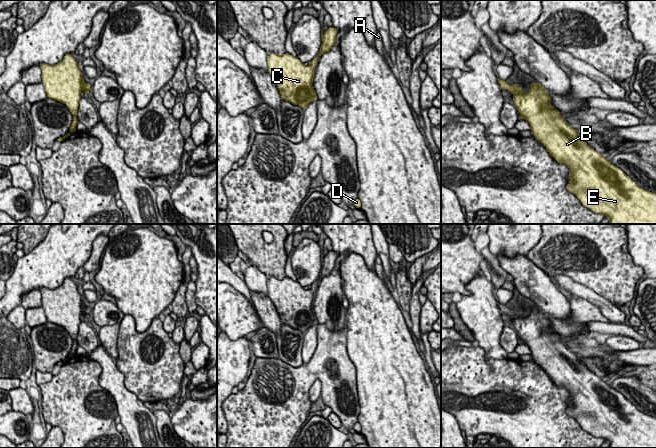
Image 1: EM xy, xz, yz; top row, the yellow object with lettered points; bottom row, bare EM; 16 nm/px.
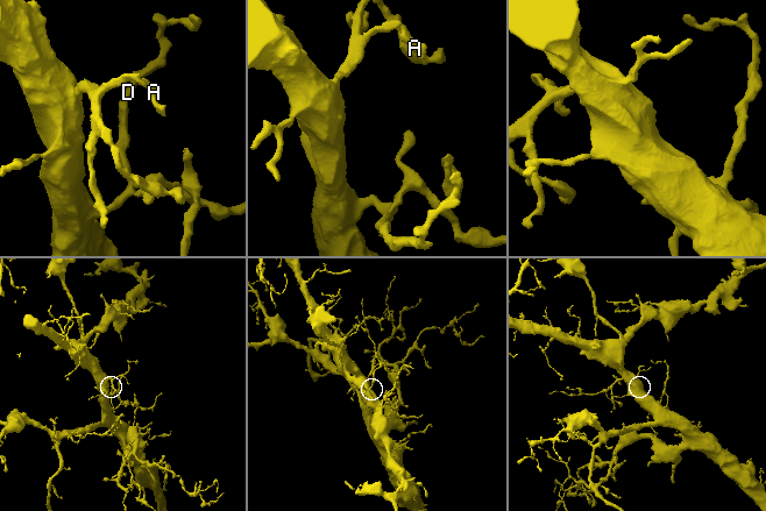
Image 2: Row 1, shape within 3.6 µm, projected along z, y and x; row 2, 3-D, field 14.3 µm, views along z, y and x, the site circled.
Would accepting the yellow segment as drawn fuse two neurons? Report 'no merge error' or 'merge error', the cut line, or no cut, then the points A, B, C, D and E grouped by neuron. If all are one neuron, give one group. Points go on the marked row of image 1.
no merge error | no cut | A B C D E

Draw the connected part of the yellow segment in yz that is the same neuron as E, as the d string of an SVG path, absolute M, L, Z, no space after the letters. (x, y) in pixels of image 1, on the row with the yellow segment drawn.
M499 77L498 84L501 89L513 93L520 119L529 123L534 139L546 148L556 162L568 166L570 182L566 188L577 196L583 206L609 217L608 224L656 224L656 193L639 187L623 170L589 146L561 117L560 111L550 104L552 98L539 82L530 83L528 92L524 92L516 83L508 85Z

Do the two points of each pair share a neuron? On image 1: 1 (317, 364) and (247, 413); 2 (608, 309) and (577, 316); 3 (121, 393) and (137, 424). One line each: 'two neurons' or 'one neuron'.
1: one neuron
2: two neurons
3: one neuron

